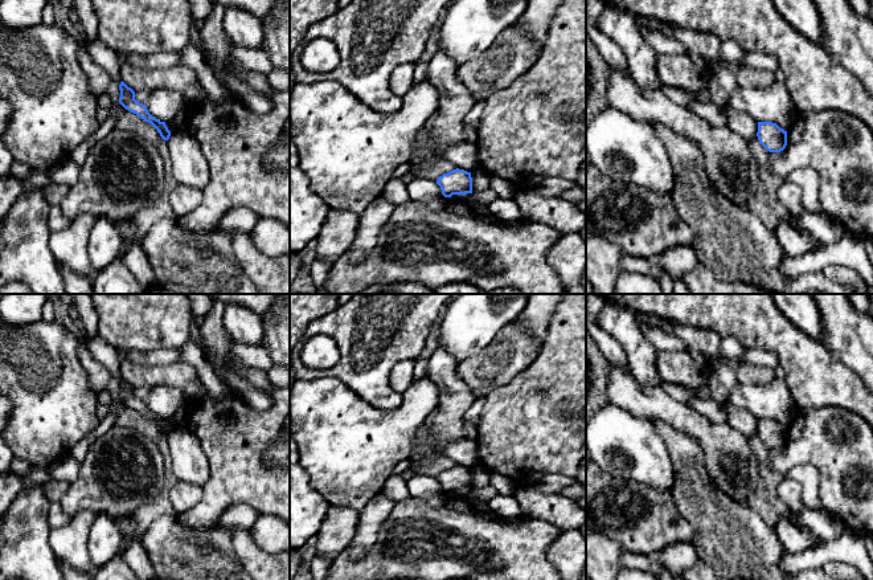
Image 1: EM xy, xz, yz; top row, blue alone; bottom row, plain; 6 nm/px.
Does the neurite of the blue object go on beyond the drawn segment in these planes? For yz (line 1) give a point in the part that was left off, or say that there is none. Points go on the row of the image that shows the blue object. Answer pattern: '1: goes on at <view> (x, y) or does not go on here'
1: does not go on here

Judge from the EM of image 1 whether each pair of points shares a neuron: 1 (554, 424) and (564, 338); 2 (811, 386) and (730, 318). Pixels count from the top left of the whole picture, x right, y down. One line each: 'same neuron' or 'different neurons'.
1: same neuron
2: same neuron

